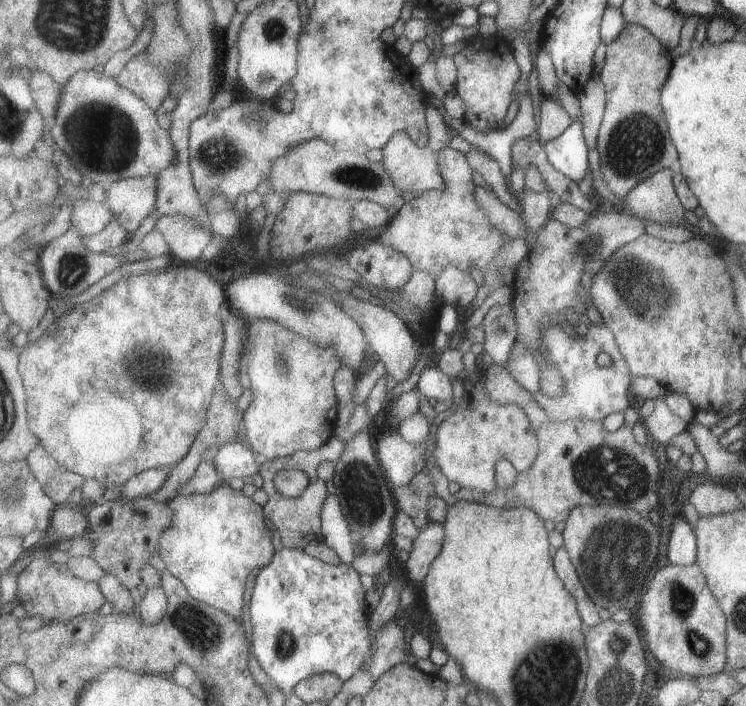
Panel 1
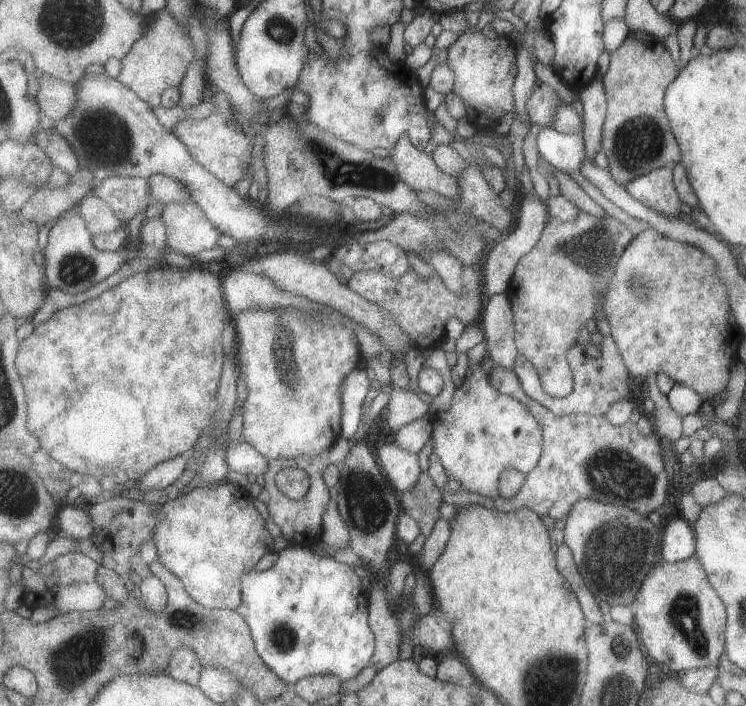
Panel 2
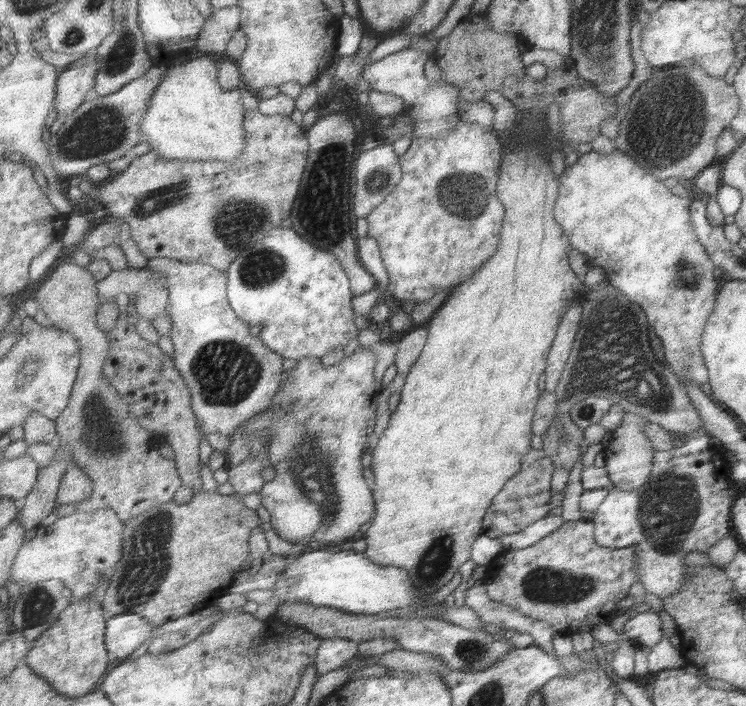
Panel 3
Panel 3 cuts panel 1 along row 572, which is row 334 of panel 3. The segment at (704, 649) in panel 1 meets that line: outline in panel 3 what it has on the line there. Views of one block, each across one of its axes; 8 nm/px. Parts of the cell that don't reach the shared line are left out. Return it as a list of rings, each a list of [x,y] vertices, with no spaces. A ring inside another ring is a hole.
[[[619,150],[611,154],[589,152],[579,156],[579,160],[567,170],[563,168],[563,174],[559,176],[559,196],[553,218],[567,234],[573,250],[585,254],[591,268],[603,268],[605,282],[615,286],[615,292],[627,302],[639,306],[647,318],[647,326],[661,340],[665,364],[671,368],[677,380],[689,380],[697,386],[703,386],[709,382],[709,370],[703,362],[699,344],[707,318],[713,312],[719,286],[713,278],[715,268],[709,262],[711,258],[695,236],[695,226],[689,214],[691,200],[693,196],[673,196],[659,178],[649,174],[631,156]]]

